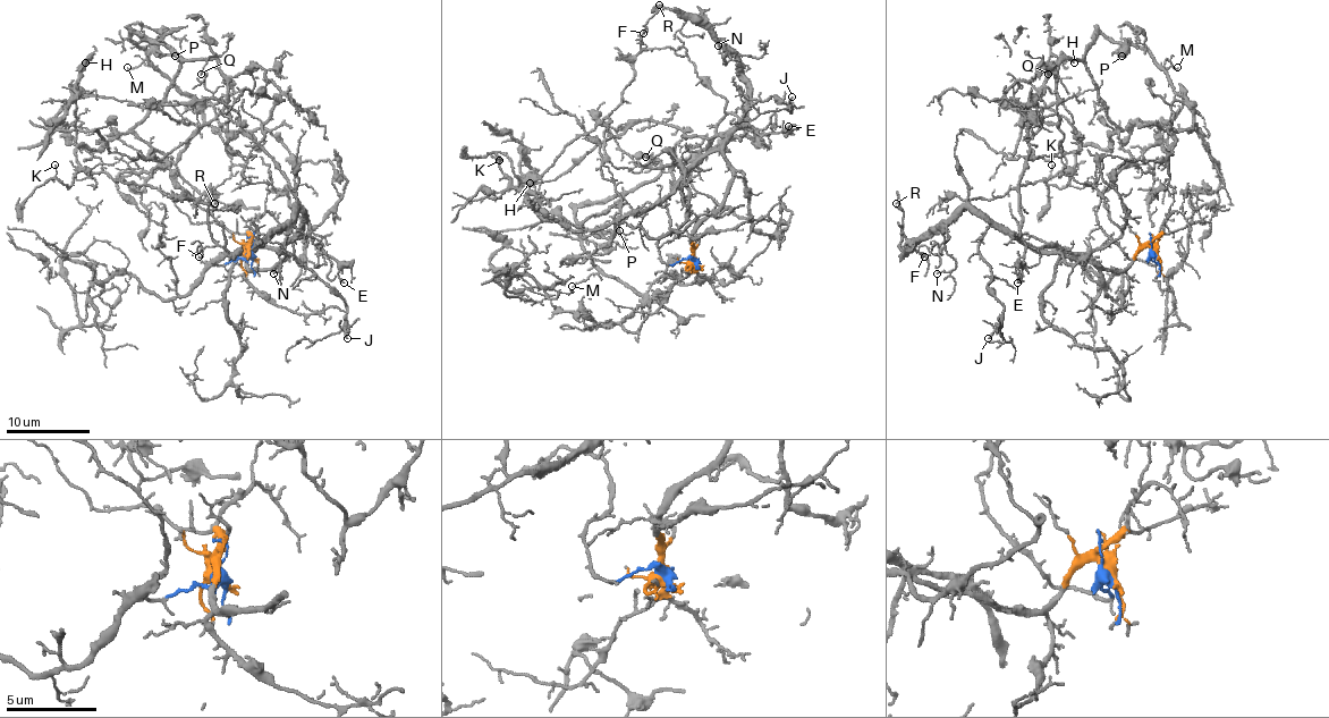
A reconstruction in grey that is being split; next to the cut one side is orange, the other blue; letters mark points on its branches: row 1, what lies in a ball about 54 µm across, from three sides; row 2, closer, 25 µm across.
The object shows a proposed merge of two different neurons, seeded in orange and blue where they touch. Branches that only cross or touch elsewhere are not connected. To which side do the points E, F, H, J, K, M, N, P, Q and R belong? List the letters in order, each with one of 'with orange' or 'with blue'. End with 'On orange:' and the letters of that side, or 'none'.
E: with orange
F: with orange
H: with blue
J: with orange
K: with blue
M: with blue
N: with orange
P: with blue
Q: with blue
R: with orange
On orange: E, F, J, N, R

